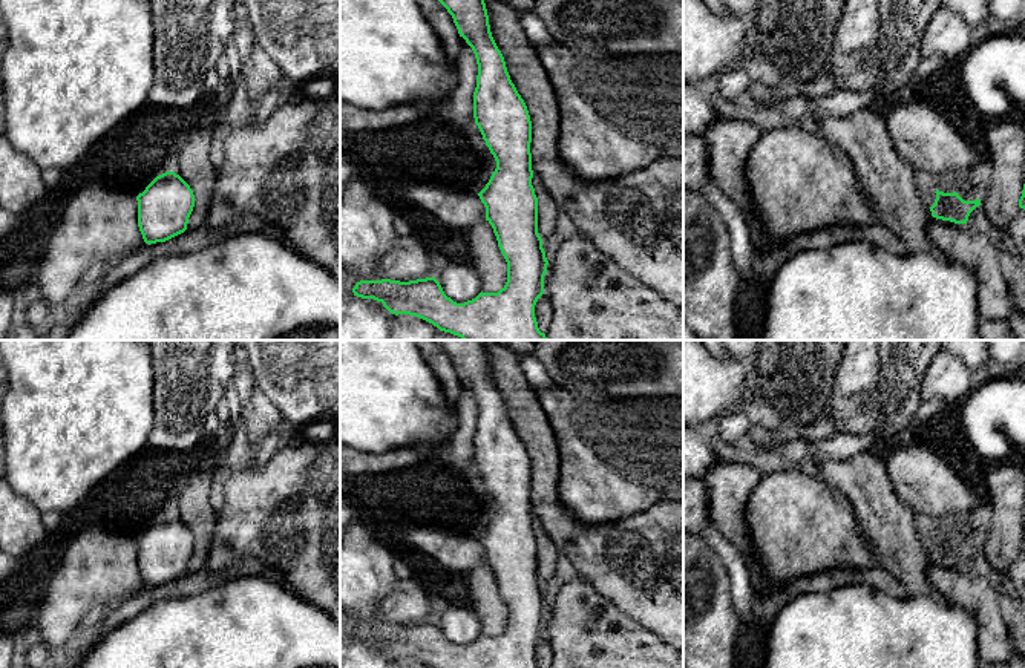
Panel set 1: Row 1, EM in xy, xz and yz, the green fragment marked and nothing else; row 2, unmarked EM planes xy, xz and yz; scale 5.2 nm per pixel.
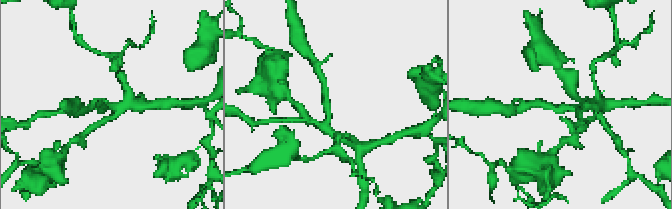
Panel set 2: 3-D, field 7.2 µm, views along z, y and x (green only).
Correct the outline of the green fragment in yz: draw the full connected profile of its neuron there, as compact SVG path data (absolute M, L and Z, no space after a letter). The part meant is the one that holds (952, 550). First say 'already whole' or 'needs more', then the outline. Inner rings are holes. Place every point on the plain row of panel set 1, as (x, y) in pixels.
already whole; M936 533L935 547L930 550L932 559L955 567L967 567L970 556L981 548L981 542L964 544L956 535L944 536Z

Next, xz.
already whole; M484 340L435 342L452 359L460 380L472 391L476 401L473 461L496 504L495 515L478 539L486 550L486 564L492 568L498 590L507 605L507 625L498 636L481 634L475 642L464 647L457 647L447 640L435 621L409 625L391 622L360 624L352 631L352 636L362 642L382 645L395 659L409 657L432 668L538 668L535 648L544 637L544 619L549 604L538 576L538 541L532 529L530 458L492 380Z

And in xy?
already whole; M175 515L156 519L136 544L138 570L149 588L184 576L195 550L193 533Z

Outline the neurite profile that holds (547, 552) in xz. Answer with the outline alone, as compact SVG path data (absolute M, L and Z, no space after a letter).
M535 516L532 521L532 529L538 541L538 576L541 582L545 582L555 575L556 564L561 555L555 542L550 539L550 536L544 530L539 519L536 519Z

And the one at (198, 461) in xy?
M204 450L204 455L201 458L193 460L188 467L181 473L181 476L178 478L170 496L169 496L169 506L167 506L167 512L172 513L173 512L173 506L175 501L184 486L184 483L187 481L187 478L210 457L210 450Z

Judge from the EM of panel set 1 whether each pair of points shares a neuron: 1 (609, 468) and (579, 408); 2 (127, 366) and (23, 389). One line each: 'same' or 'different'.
1: same
2: same

